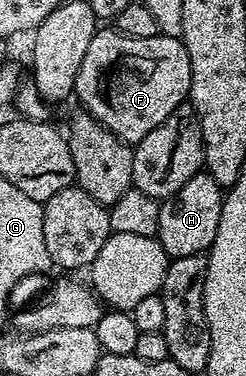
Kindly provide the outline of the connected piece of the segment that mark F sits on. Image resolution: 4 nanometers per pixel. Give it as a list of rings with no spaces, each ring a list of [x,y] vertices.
[[[100,29],[86,48],[86,57],[82,57],[82,69],[78,69],[74,95],[77,100],[80,98],[79,106],[93,115],[103,127],[124,143],[135,145],[146,137],[146,133],[150,133],[150,129],[158,129],[158,125],[162,125],[174,109],[186,102],[191,80],[190,57],[180,39],[162,34],[135,39],[121,35],[115,29]]]

